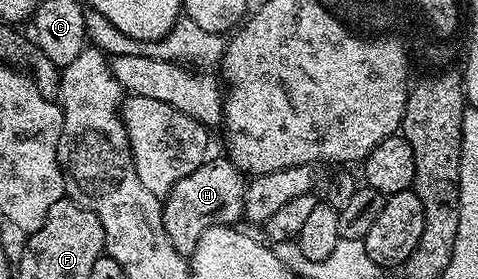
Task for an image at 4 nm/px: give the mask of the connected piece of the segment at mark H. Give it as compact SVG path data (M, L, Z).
M207 157L188 177L176 181L170 194L165 196L162 205L164 233L172 241L172 249L183 257L189 257L196 249L200 237L210 227L228 227L237 224L243 218L244 193L247 176L239 171L238 166L229 157L214 159Z

